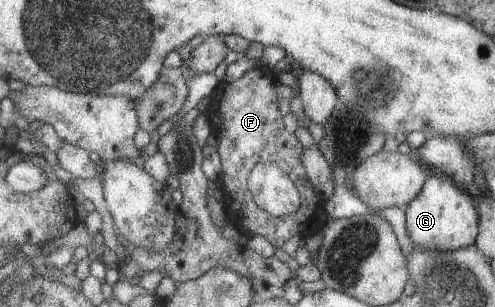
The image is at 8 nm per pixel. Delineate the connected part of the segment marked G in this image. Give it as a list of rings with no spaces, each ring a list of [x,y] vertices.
[[[431,172],[420,192],[403,208],[405,232],[413,246],[424,250],[450,252],[475,244],[478,232],[478,215],[472,205],[472,197],[466,189],[456,186],[445,174]]]

